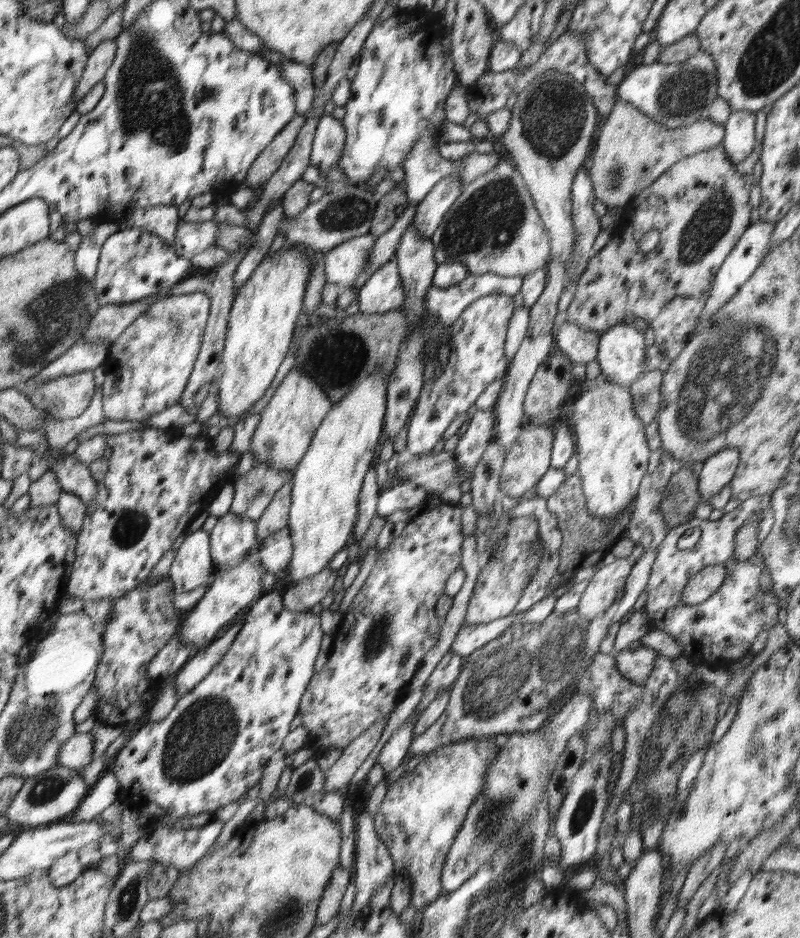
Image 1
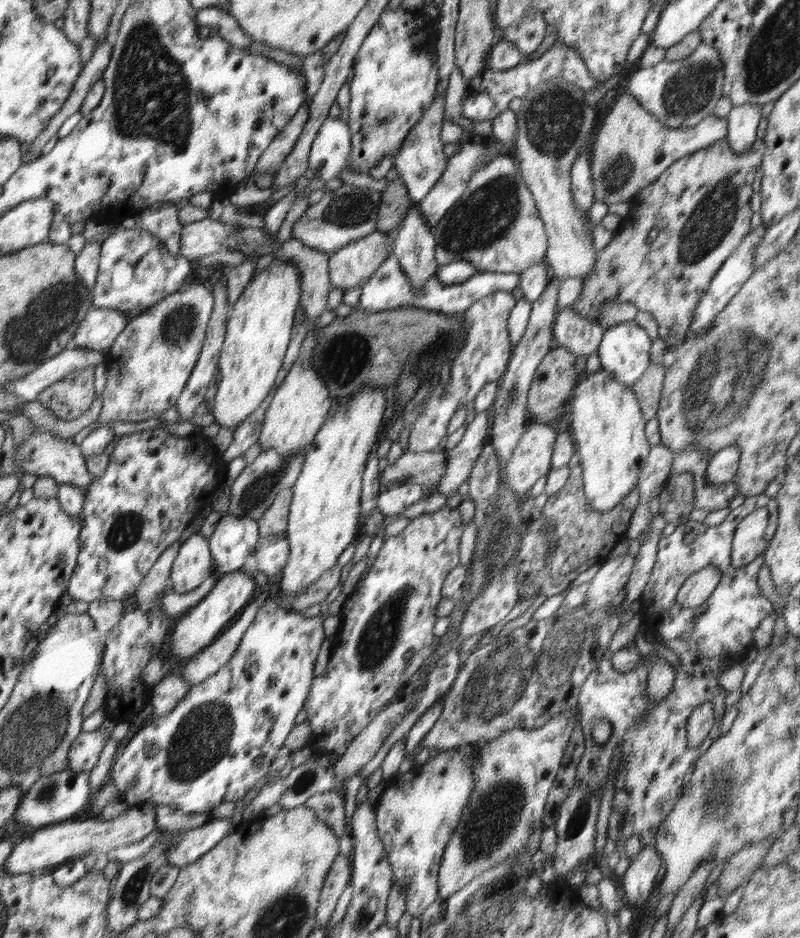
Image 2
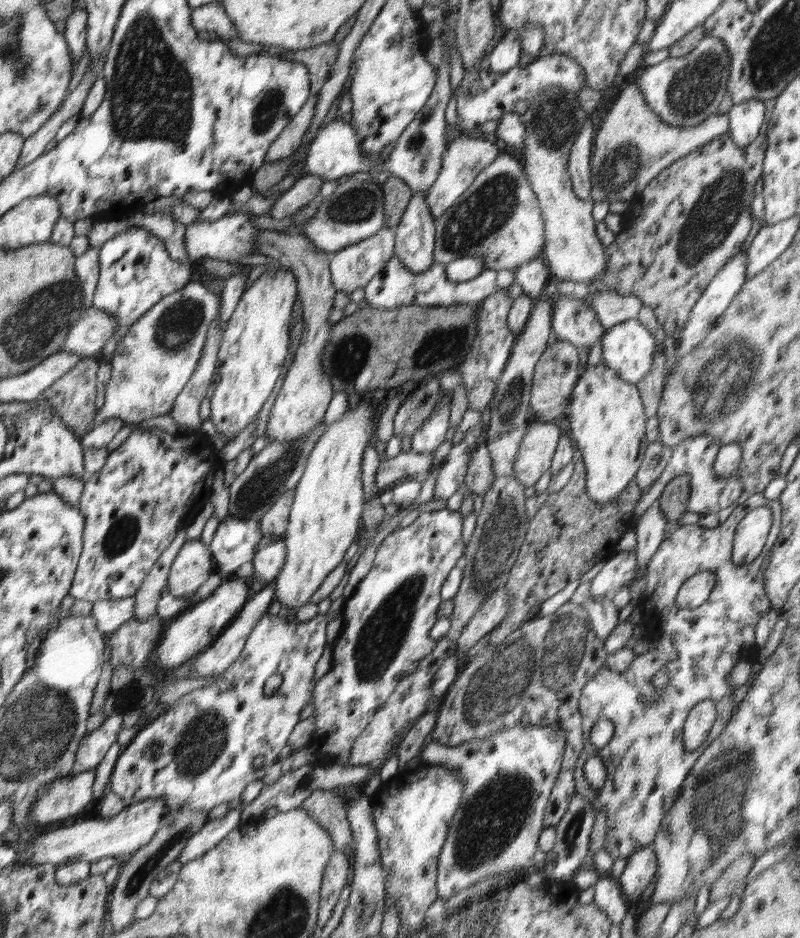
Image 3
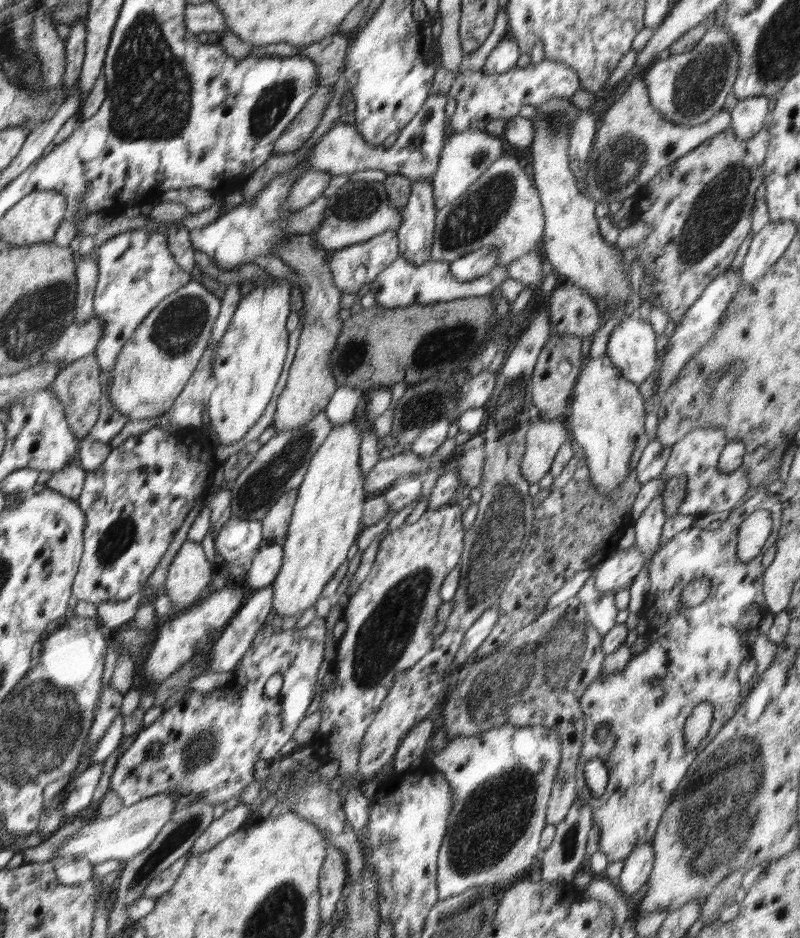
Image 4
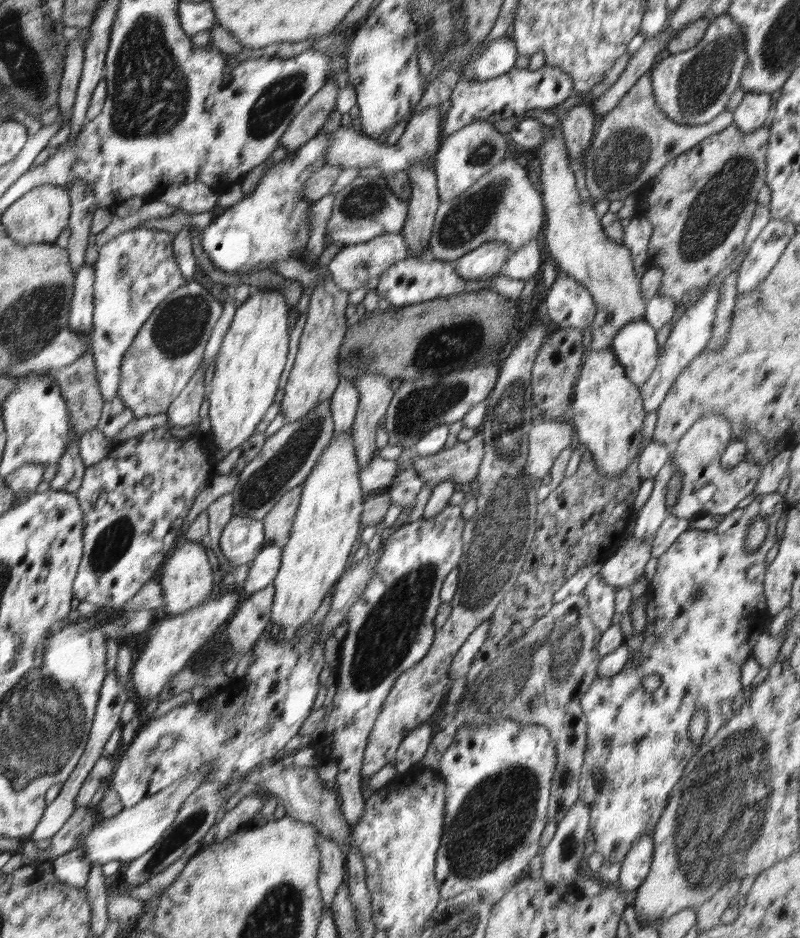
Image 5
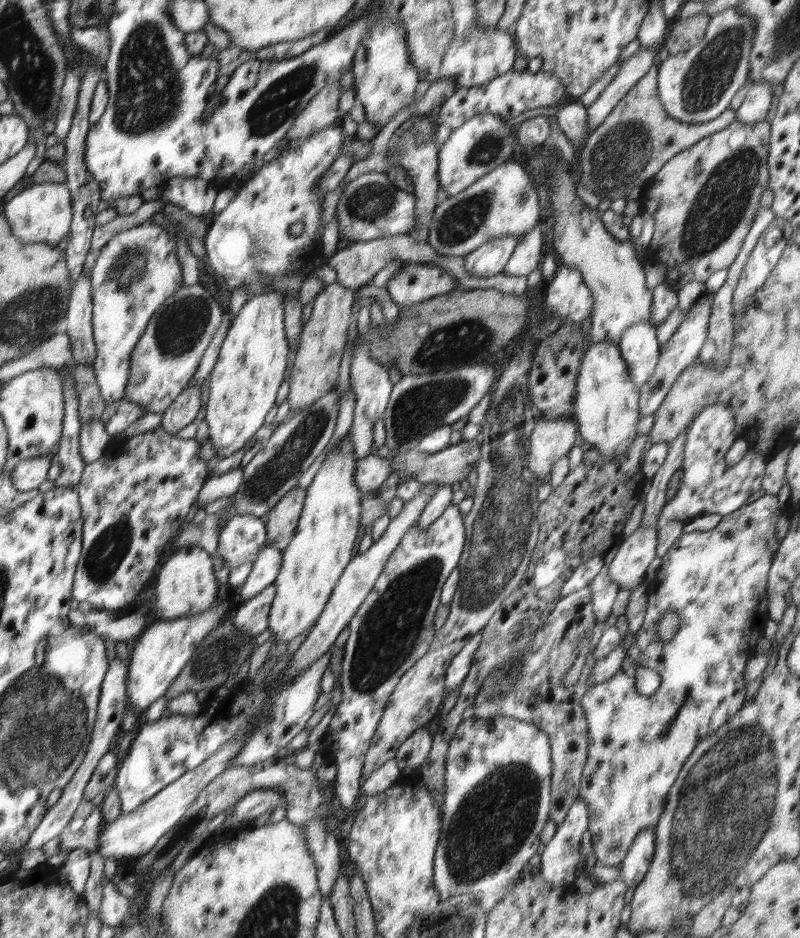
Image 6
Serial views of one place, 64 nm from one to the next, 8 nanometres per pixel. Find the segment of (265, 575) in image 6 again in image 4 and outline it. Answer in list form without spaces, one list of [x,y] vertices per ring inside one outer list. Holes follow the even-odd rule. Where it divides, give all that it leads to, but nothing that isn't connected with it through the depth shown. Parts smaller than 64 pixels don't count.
[[[265,543],[259,548],[247,568],[242,583],[248,590],[272,585],[283,563],[283,545]]]

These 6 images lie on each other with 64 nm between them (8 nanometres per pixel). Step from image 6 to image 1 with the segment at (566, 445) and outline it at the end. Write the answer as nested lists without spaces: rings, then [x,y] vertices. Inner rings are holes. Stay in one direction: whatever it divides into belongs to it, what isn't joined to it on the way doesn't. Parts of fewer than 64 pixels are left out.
[[[525,425],[520,436],[513,442],[505,454],[505,461],[500,473],[499,490],[501,495],[512,498],[521,497],[534,488],[544,473],[551,467],[551,452],[554,434],[548,425]]]

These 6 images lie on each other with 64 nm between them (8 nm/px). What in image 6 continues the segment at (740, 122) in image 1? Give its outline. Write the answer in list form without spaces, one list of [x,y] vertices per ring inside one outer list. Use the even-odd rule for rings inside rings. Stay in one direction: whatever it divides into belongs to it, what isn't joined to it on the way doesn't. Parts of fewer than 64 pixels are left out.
[[[769,82],[750,83],[742,106],[735,110],[736,121],[756,125],[766,119],[772,102],[773,90]]]

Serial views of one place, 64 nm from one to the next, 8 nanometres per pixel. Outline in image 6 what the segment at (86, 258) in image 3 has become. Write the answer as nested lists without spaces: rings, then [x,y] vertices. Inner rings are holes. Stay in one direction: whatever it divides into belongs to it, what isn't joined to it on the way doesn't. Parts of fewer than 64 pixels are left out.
[[[81,273],[72,285],[69,310],[63,331],[69,334],[73,350],[73,363],[93,366],[96,349],[93,339],[93,302],[90,275]]]

